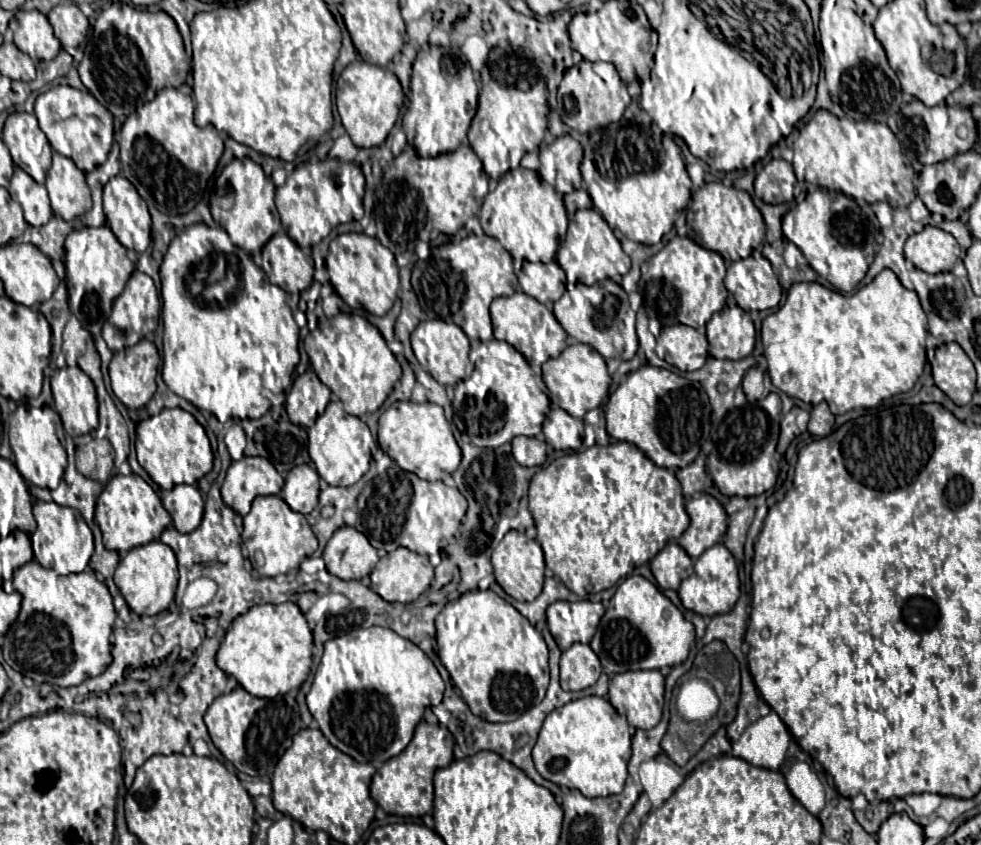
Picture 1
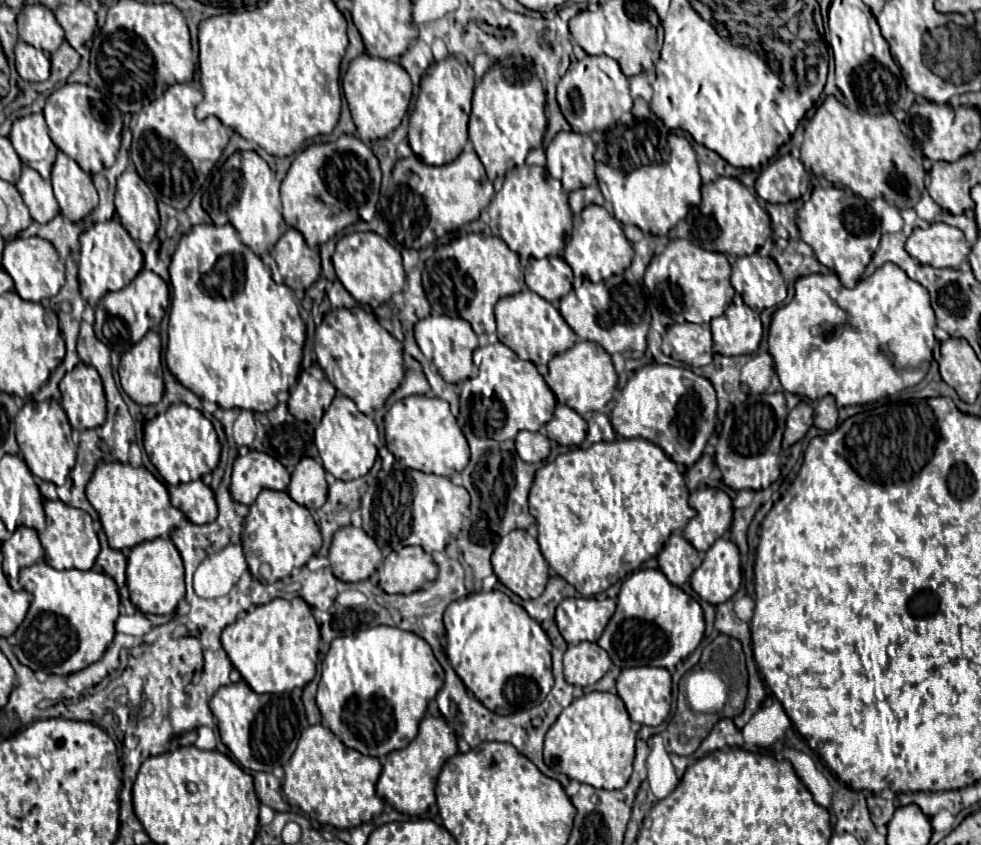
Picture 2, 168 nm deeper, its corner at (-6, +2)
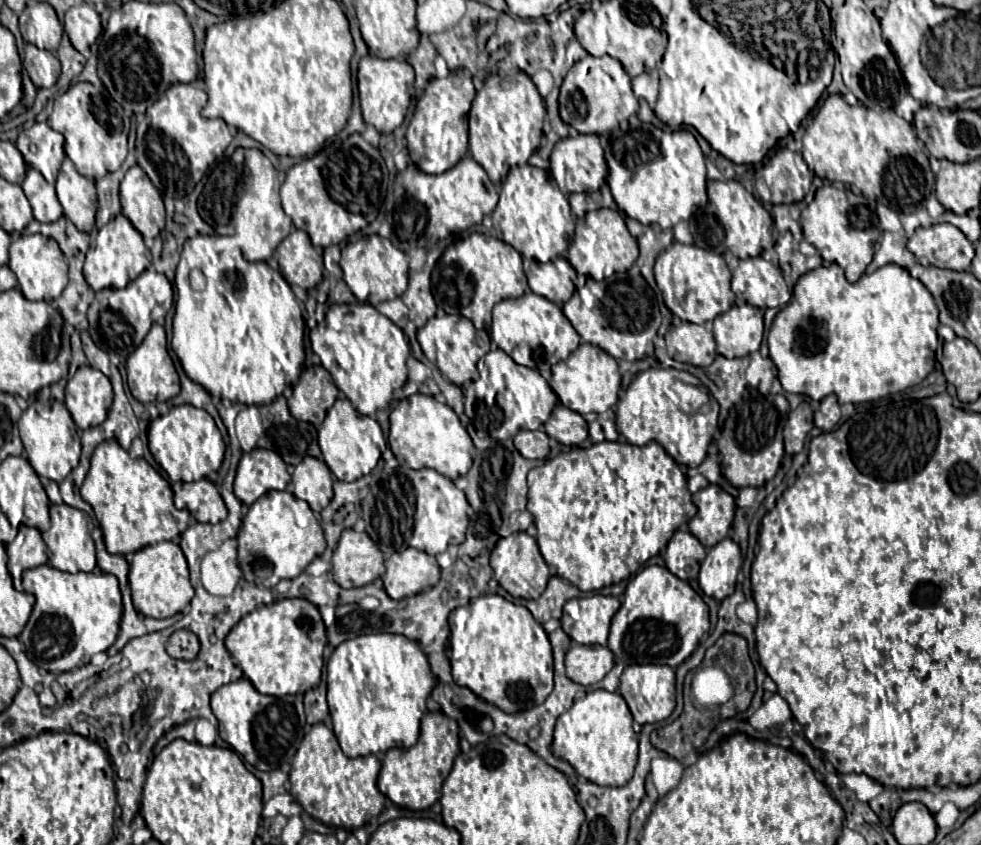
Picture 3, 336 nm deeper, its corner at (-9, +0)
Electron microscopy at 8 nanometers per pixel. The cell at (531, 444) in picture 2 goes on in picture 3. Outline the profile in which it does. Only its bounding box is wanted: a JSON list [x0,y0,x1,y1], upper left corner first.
[513,431,549,459]

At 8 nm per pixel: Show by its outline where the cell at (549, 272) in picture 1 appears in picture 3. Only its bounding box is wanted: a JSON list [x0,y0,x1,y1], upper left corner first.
[527,255,576,305]

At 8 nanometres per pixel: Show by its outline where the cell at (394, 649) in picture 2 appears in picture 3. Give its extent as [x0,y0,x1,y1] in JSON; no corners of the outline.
[327,633,435,757]

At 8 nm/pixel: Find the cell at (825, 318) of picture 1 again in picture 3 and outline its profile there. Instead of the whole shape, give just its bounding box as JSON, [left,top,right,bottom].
[769,263,939,403]

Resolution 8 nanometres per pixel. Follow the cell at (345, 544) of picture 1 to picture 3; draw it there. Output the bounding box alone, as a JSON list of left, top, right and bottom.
[331,529,385,589]

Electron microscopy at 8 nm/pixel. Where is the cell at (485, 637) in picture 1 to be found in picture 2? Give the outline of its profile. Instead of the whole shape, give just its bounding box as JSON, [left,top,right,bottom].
[444,591,554,715]

